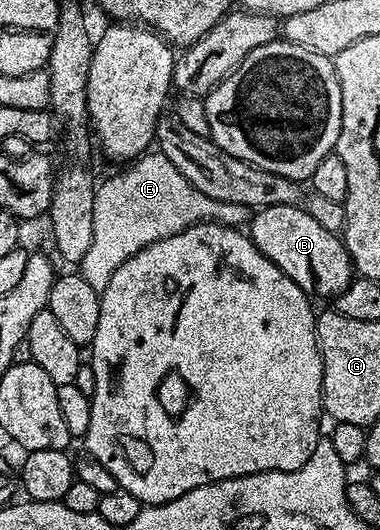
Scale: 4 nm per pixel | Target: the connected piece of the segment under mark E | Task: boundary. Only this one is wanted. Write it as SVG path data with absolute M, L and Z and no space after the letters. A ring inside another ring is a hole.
M146 151L126 168L126 172L97 184L91 246L79 265L80 276L99 293L127 258L139 254L151 242L171 238L171 234L179 234L193 224L212 222L240 229L251 219L251 209L246 205L216 201L197 190L161 151Z

